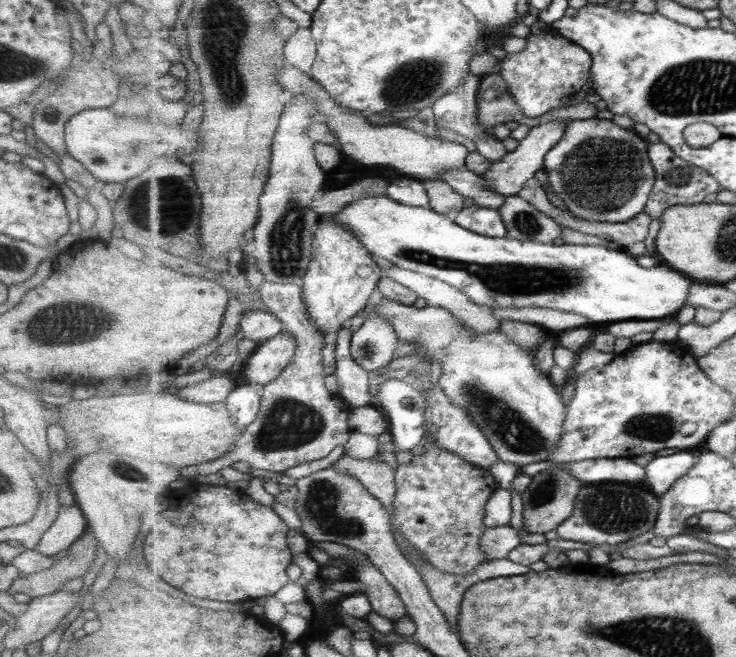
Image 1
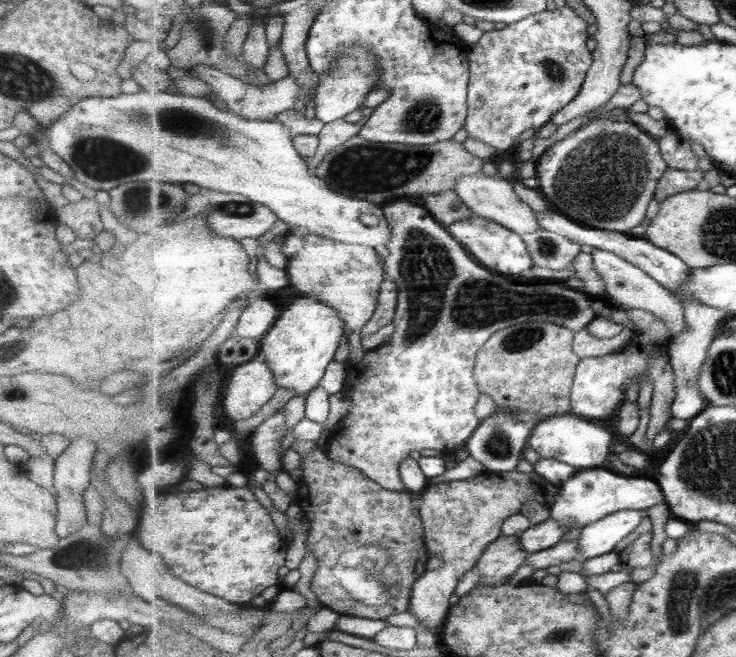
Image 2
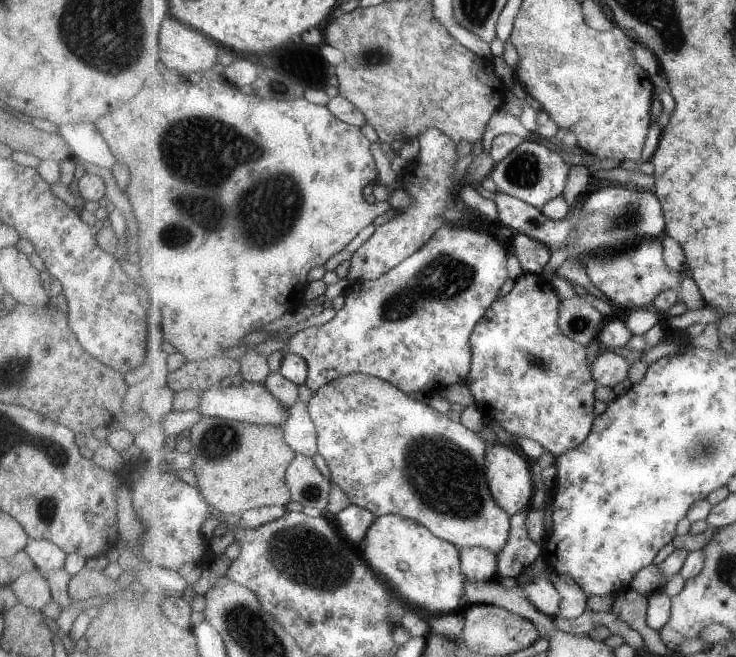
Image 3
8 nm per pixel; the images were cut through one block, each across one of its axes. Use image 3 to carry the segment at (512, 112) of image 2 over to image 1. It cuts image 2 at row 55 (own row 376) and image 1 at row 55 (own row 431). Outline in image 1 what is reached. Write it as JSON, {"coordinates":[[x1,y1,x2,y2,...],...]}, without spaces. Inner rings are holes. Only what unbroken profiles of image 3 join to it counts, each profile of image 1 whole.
{"coordinates":[[553,26,542,36,530,35,522,52,509,53,501,60,500,73,509,84,513,98,530,120,563,106,565,96,573,97,592,78,593,57,581,46,564,38]]}

